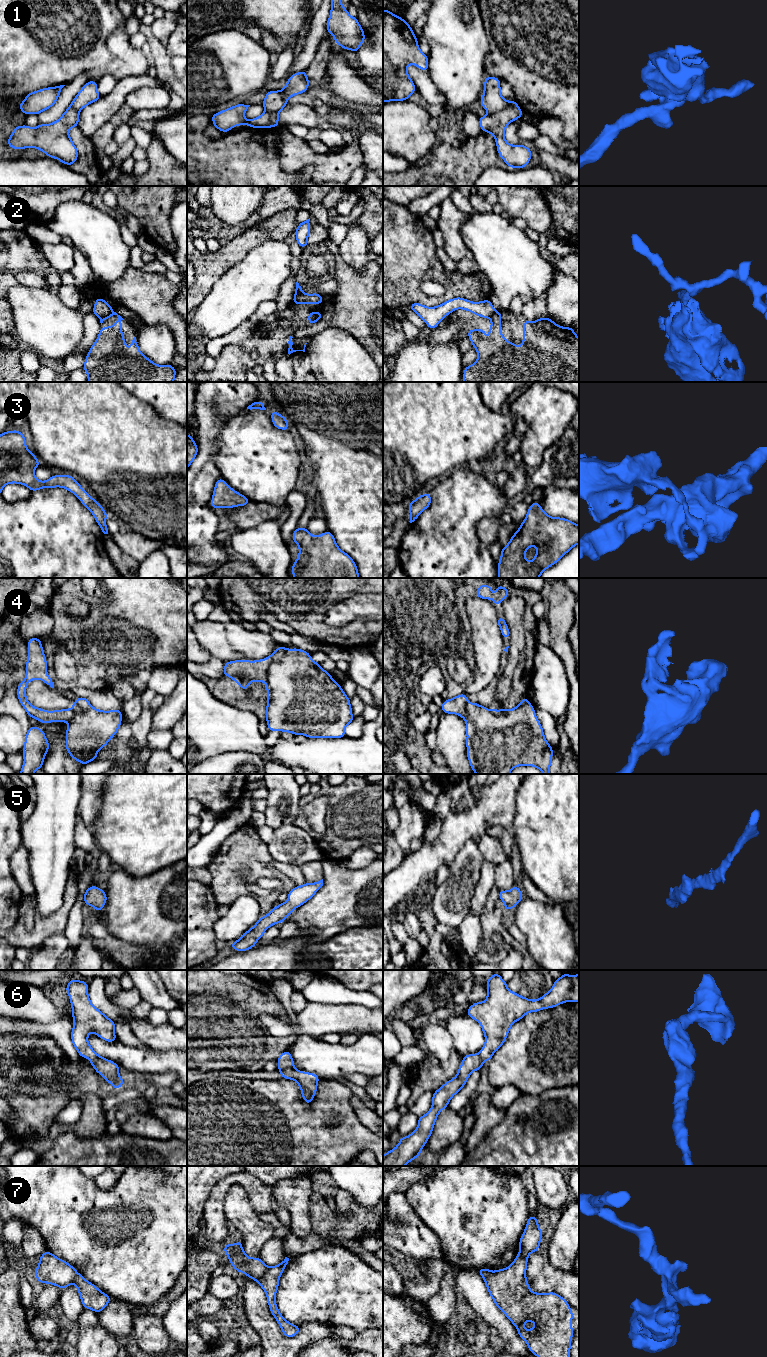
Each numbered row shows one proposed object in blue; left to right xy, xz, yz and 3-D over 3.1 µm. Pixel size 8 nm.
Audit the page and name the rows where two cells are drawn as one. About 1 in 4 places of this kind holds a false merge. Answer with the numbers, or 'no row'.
1, 2, 4, 7

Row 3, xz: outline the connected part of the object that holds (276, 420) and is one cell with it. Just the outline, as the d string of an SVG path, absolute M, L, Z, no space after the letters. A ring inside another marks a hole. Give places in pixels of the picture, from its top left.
M272 410L271 419L274 427L288 431L288 421L283 415L278 414L276 411Z

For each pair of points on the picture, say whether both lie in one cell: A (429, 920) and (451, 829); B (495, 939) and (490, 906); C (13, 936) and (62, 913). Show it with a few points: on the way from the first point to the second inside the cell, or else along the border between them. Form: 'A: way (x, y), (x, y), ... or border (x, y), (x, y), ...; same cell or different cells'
A: border (429, 903), (417, 912); different cells
B: way (493, 931), (493, 914); same cell
C: way (25, 936), (36, 936), (45, 927), (50, 925); same cell

